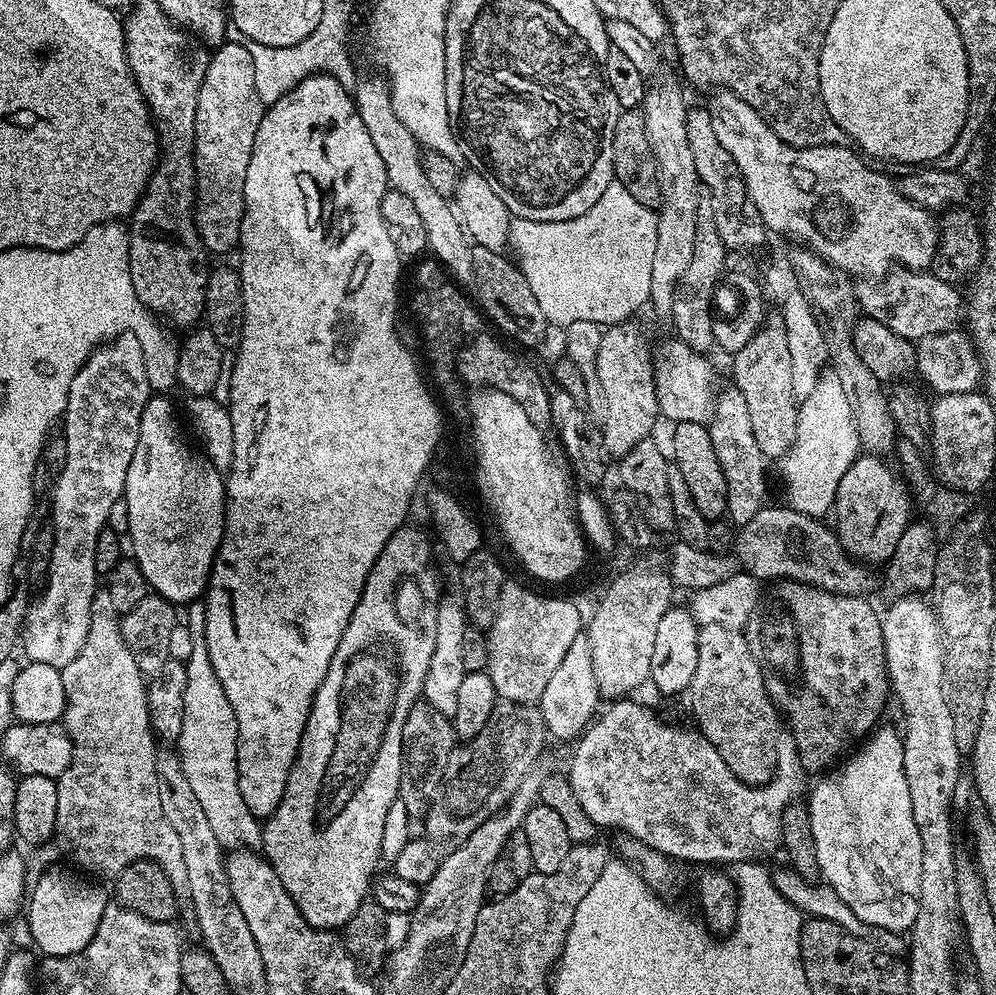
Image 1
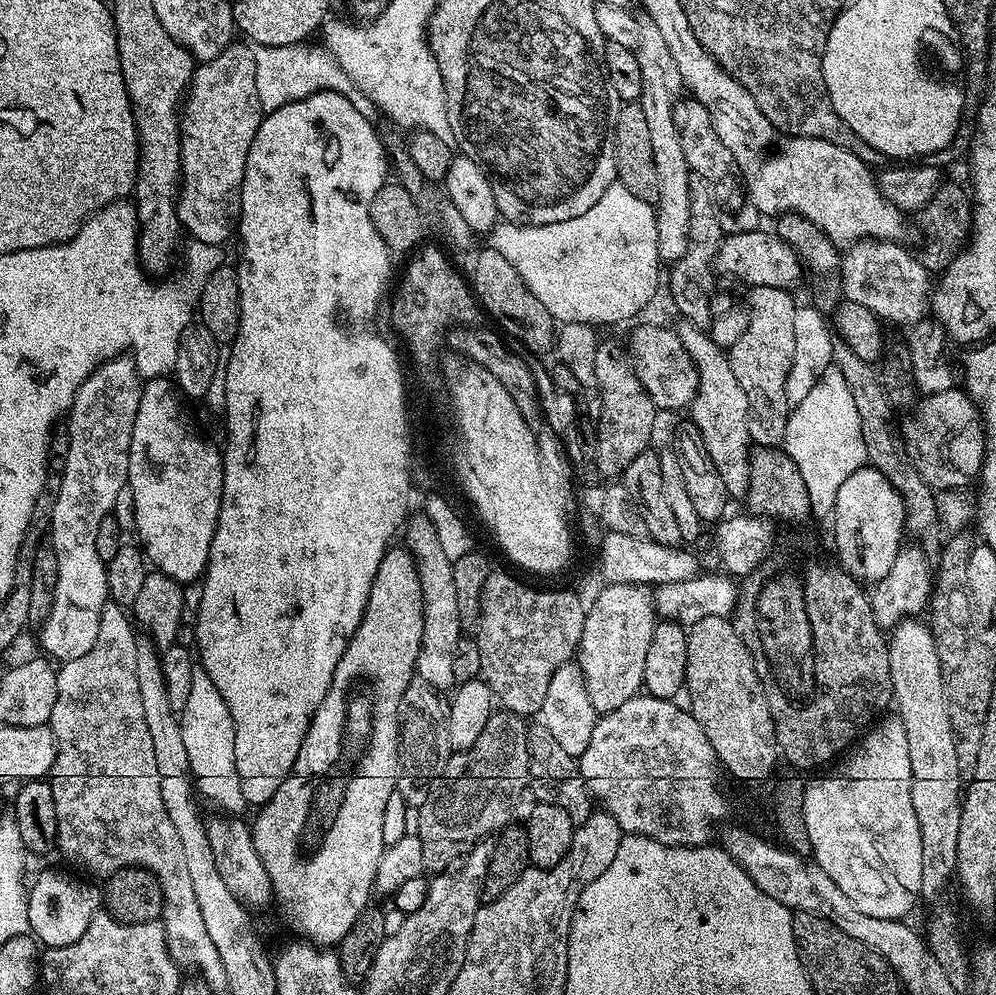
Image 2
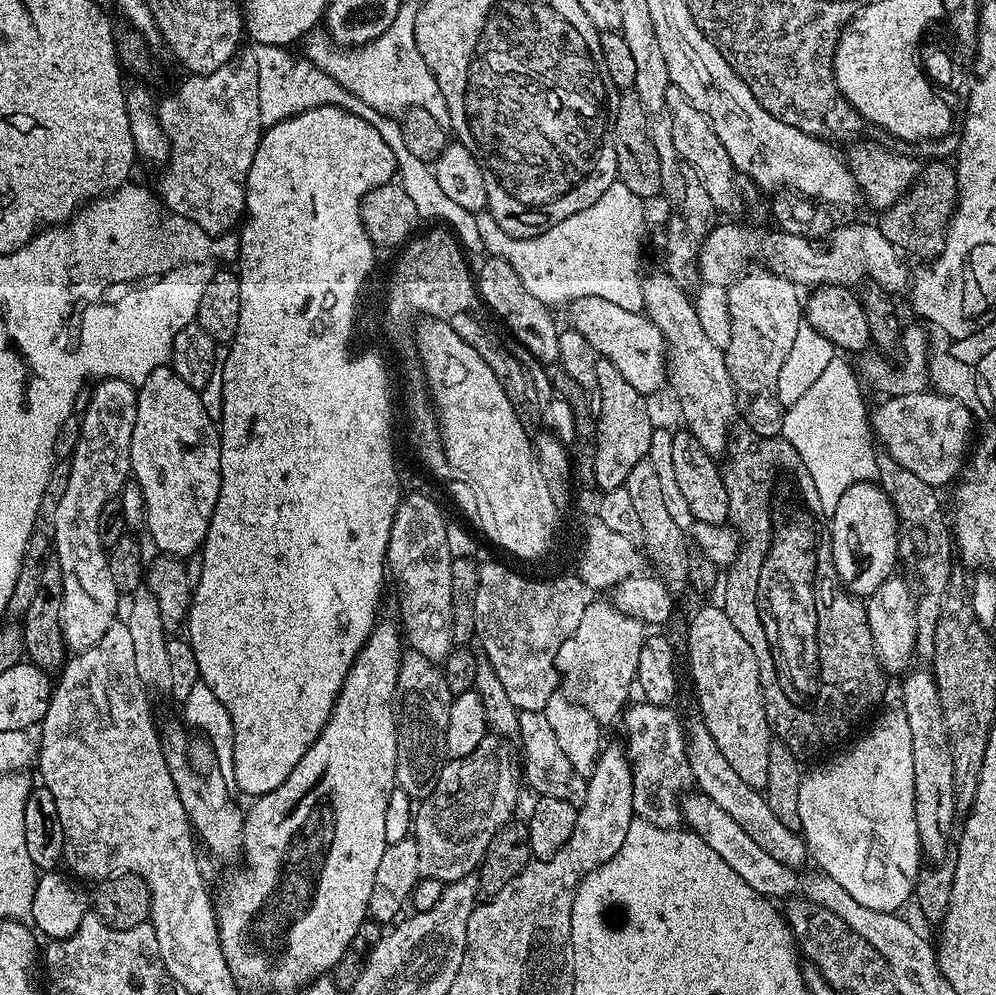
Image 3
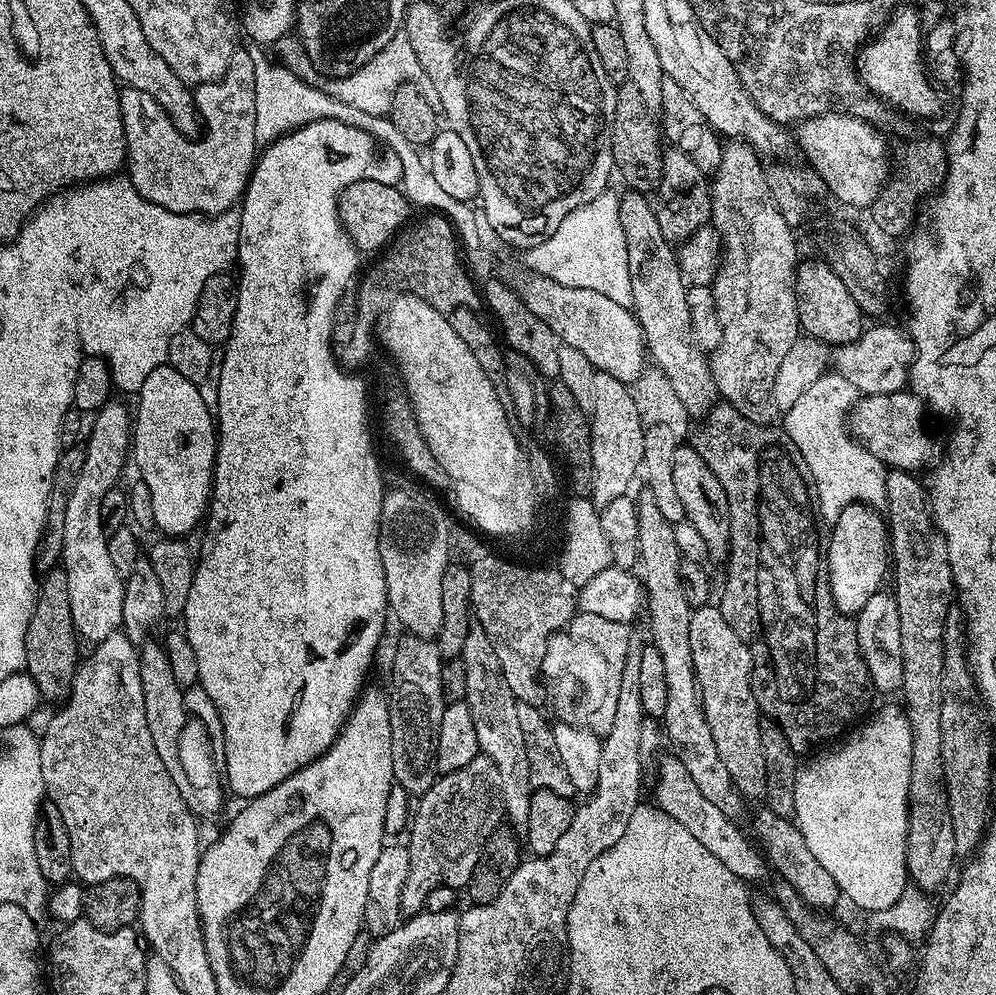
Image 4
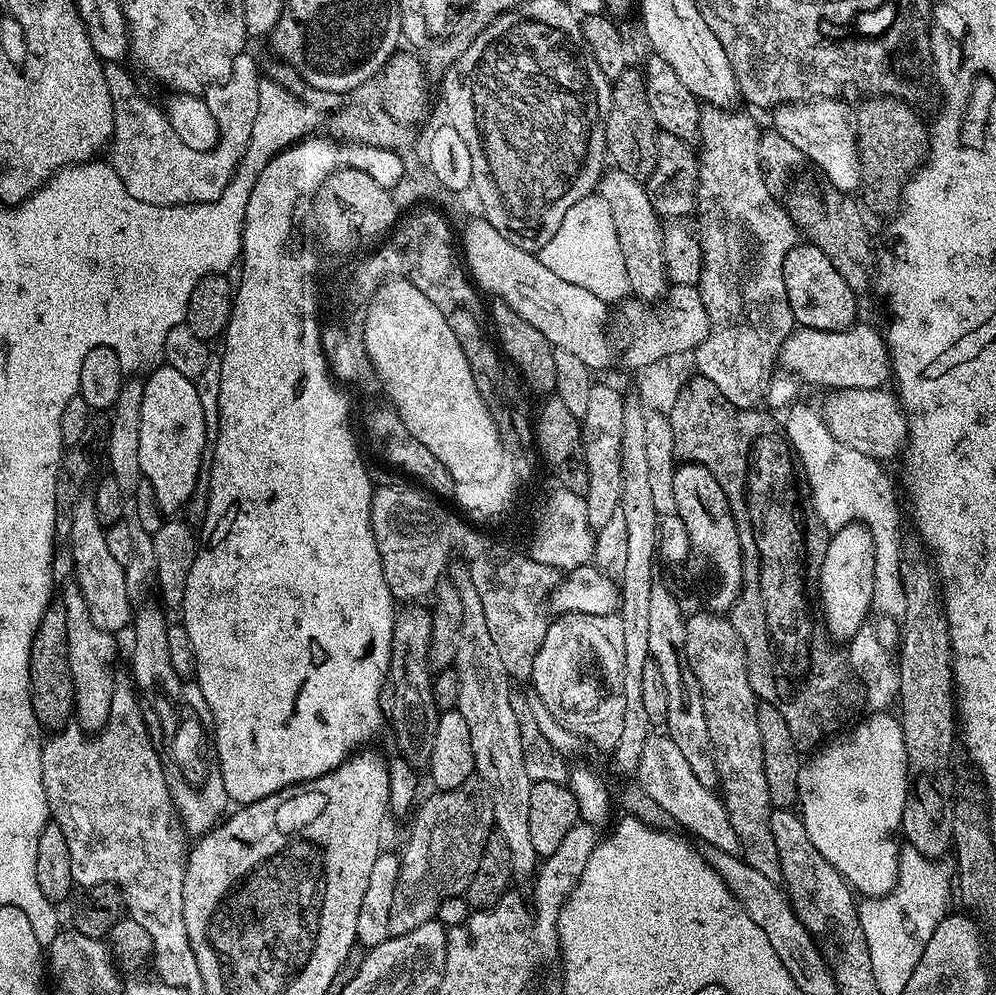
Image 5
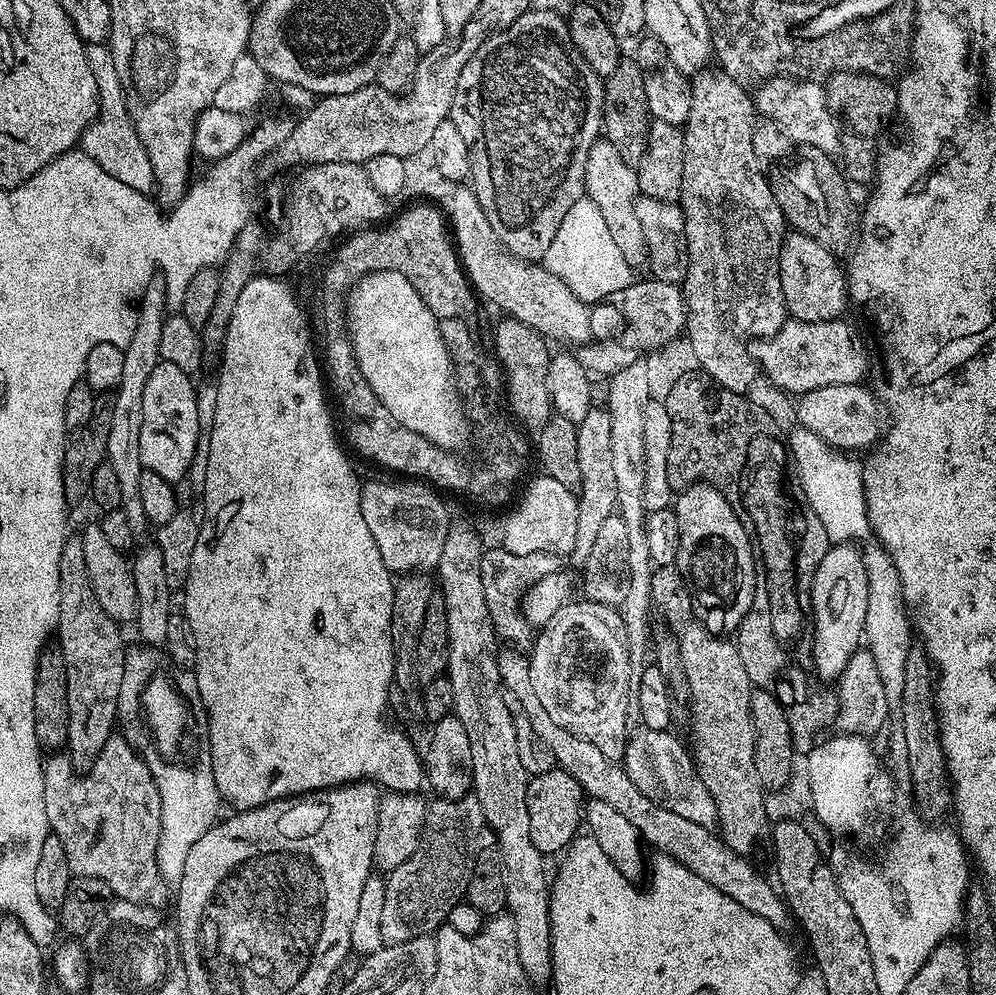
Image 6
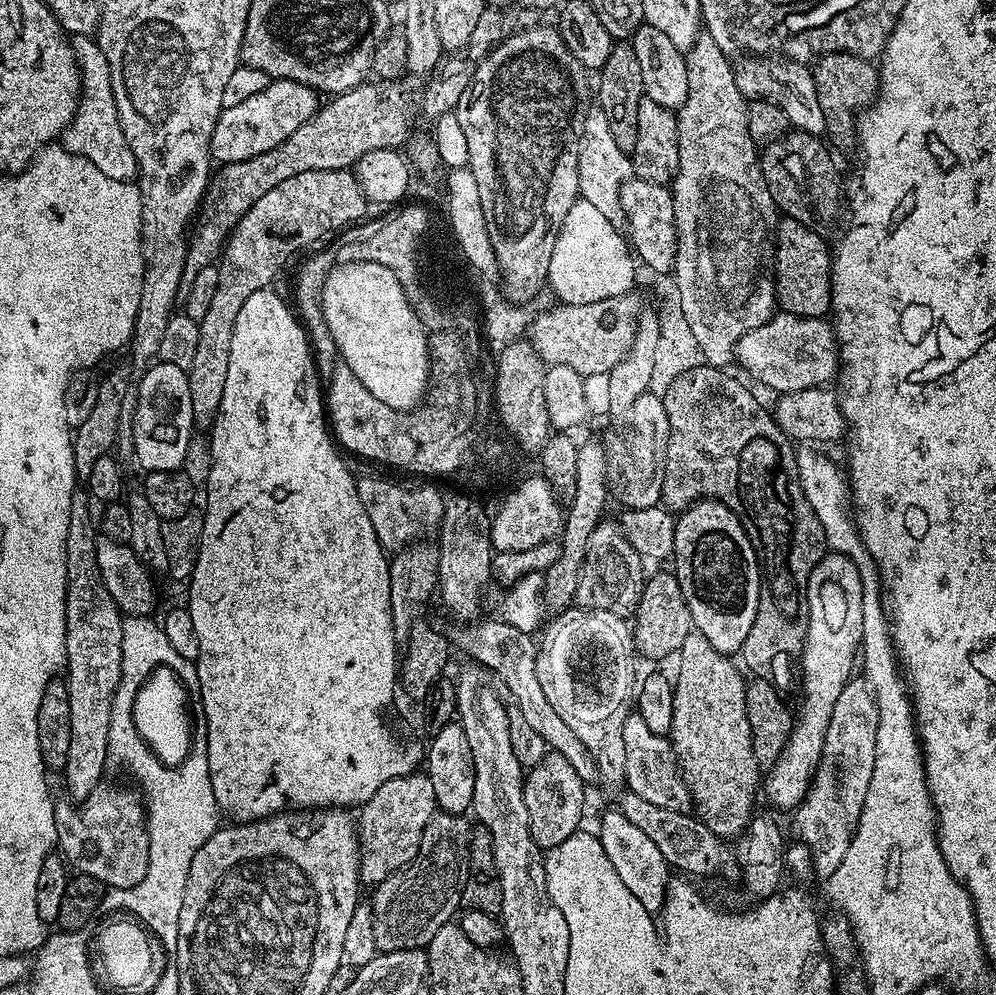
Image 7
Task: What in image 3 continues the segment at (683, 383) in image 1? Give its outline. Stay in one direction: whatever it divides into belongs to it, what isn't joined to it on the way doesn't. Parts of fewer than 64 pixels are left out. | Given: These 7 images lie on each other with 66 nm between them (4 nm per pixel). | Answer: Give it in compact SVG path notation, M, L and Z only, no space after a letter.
M582 298L573 300L567 312L571 331L582 334L582 338L594 346L597 357L616 366L634 390L651 394L663 384L665 387L668 374L666 345L658 326L654 326L643 311L622 310L622 306L614 306L614 302L606 302L604 298Z

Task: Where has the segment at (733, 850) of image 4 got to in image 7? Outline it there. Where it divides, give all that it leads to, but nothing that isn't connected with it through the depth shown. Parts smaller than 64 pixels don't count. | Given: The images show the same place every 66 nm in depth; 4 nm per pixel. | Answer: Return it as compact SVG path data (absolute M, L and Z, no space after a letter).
M639 710L628 713L622 726L622 742L626 746L627 791L638 794L638 798L646 798L646 802L654 802L654 806L666 806L666 810L688 812L693 807L692 795L688 793L680 767L676 765L671 739L648 729Z

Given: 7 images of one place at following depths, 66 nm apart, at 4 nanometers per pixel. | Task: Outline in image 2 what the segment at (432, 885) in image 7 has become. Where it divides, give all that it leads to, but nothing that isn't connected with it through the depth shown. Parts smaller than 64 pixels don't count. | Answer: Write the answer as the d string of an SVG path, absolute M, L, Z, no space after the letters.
M496 710L474 746L453 751L426 802L418 809L420 817L414 820L414 832L422 842L422 858L429 873L451 869L475 844L508 827L520 795L530 784L528 726L525 717Z

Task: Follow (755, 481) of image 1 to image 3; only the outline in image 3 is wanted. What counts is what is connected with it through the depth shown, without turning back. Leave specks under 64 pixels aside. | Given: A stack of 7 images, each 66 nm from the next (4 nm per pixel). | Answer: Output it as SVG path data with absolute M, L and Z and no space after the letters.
M657 270L653 276L644 276L642 286L643 311L658 326L666 345L667 379L676 391L680 412L684 415L687 431L698 438L702 450L716 458L730 443L732 423L738 420L736 387L732 385L725 349L714 346L710 334L702 330L702 322L696 313L696 305L689 293L681 290L668 273Z

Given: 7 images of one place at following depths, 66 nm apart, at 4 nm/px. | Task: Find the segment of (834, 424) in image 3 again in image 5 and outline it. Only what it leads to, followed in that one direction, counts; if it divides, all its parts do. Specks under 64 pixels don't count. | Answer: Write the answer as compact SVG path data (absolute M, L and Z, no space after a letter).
M796 402L787 409L788 421L783 421L782 431L798 461L798 467L805 480L808 491L812 493L812 505L818 512L822 526L829 534L842 530L842 526L853 522L864 524L872 531L874 538L874 594L872 612L888 618L899 618L906 610L906 590L902 586L900 562L902 559L902 539L900 540L900 512L896 509L896 492L892 489L892 480L884 473L885 465L879 460L862 454L859 450L850 450L826 426L823 415L808 404Z

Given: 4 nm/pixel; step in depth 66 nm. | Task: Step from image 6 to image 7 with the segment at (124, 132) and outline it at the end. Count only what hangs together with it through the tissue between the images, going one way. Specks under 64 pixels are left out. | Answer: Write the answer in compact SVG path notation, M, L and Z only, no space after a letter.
M91 35L72 36L70 43L80 67L80 105L64 131L63 151L78 154L81 160L89 160L106 174L106 178L135 181L138 176L136 159L126 134L122 134L122 122L114 102L114 86L110 82L110 62L106 62L106 54L102 54L99 43Z

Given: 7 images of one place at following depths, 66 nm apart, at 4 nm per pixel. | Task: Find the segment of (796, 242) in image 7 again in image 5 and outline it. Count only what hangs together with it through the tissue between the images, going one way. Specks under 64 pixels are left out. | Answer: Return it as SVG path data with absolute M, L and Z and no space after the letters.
M807 242L796 243L790 254L786 254L784 281L792 318L799 327L837 332L857 323L857 293L852 292L850 286L846 286L842 274L834 270L834 262L830 262L830 258L826 258L826 254L818 250L818 246Z

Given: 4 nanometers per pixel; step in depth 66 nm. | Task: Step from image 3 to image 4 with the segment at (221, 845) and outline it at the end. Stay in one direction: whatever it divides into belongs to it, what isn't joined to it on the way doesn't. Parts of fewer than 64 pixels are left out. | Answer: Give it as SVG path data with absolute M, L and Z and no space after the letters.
M148 640L139 647L139 678L142 679L142 692L146 703L146 722L150 731L150 738L157 747L158 758L169 771L174 786L182 794L183 800L197 819L212 818L218 815L224 804L219 787L196 788L192 786L178 755L178 740L186 722L190 718L187 711L187 697L185 691L180 688L171 673L169 659L166 658L163 645L154 640Z

